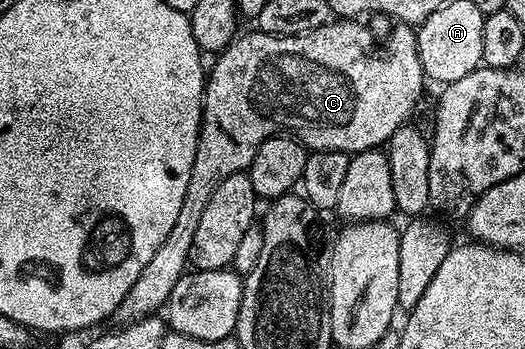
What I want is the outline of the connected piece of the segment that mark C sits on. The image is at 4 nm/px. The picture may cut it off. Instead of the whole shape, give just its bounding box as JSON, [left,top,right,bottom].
[112,19,422,326]

